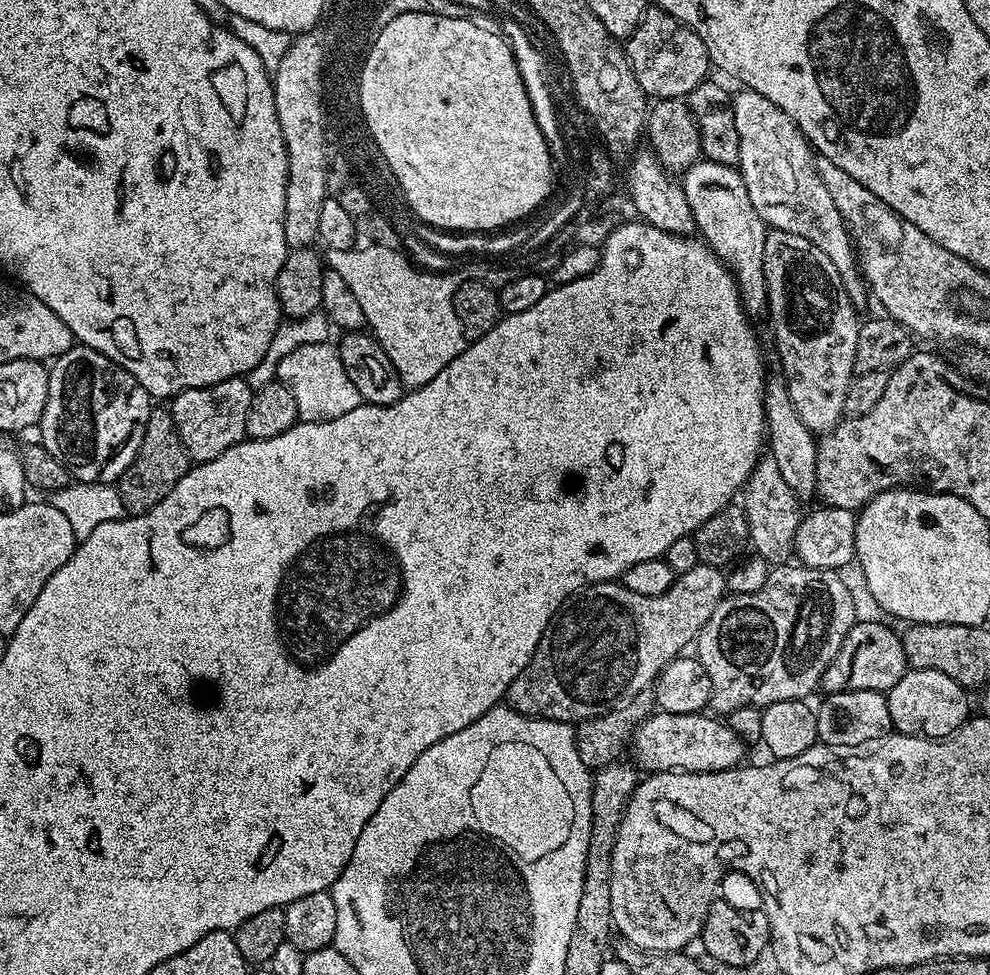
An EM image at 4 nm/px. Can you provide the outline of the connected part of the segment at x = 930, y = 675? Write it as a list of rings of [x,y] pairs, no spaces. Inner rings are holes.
[[[911,669],[902,678],[898,678],[898,682],[894,682],[886,695],[890,706],[890,722],[893,729],[902,736],[924,736],[927,740],[942,740],[946,736],[953,736],[970,716],[969,693],[958,682],[954,682],[950,674],[942,674],[942,670]]]

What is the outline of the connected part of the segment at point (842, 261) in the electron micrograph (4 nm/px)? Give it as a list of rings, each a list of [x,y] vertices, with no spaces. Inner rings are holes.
[[[749,88],[732,96],[732,109],[734,126],[738,126],[738,171],[746,182],[746,194],[750,194],[754,210],[758,210],[769,229],[786,230],[788,234],[806,238],[806,242],[814,242],[814,246],[834,262],[852,307],[863,309],[863,304],[869,303],[870,293],[858,263],[858,254],[848,226],[842,214],[838,214],[838,206],[834,206],[834,198],[830,198],[818,174],[817,157],[807,136],[777,104],[770,102],[770,98],[762,98],[762,94]]]

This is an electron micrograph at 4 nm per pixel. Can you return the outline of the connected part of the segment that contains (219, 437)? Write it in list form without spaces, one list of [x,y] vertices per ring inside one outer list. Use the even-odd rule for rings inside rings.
[[[235,376],[205,388],[191,388],[171,397],[170,411],[178,438],[193,461],[203,462],[218,458],[230,446],[240,443],[246,437],[246,414],[250,410],[253,389],[247,379]]]

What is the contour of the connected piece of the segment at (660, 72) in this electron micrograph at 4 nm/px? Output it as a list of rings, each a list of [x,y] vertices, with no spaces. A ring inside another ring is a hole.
[[[655,4],[644,12],[639,25],[624,45],[635,77],[650,98],[683,99],[709,75],[711,60],[705,43],[698,38],[698,34],[685,28]]]

